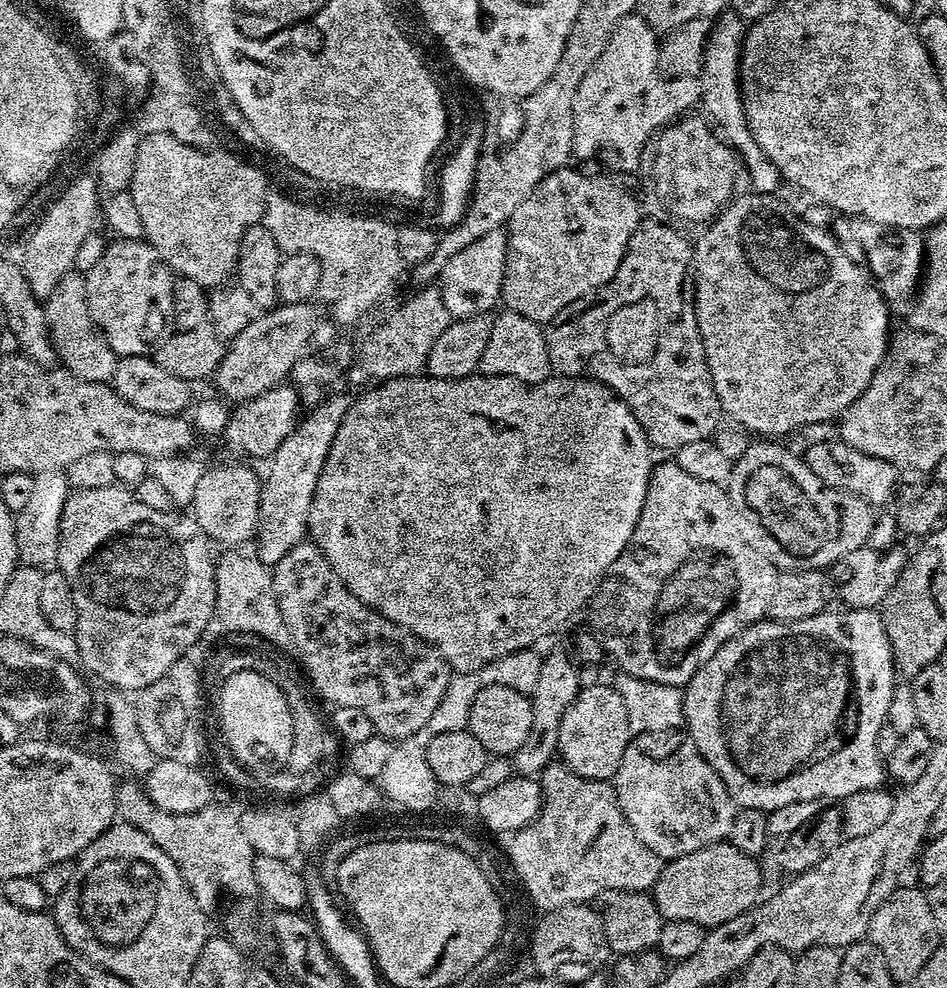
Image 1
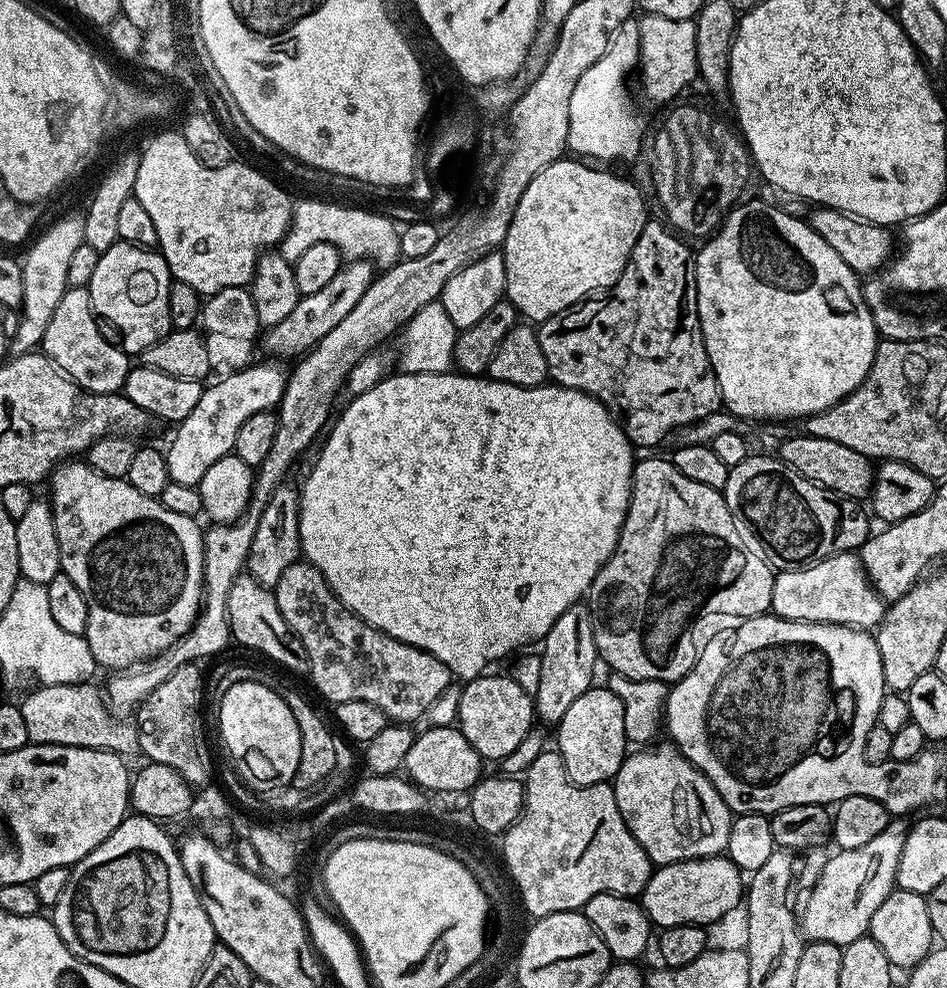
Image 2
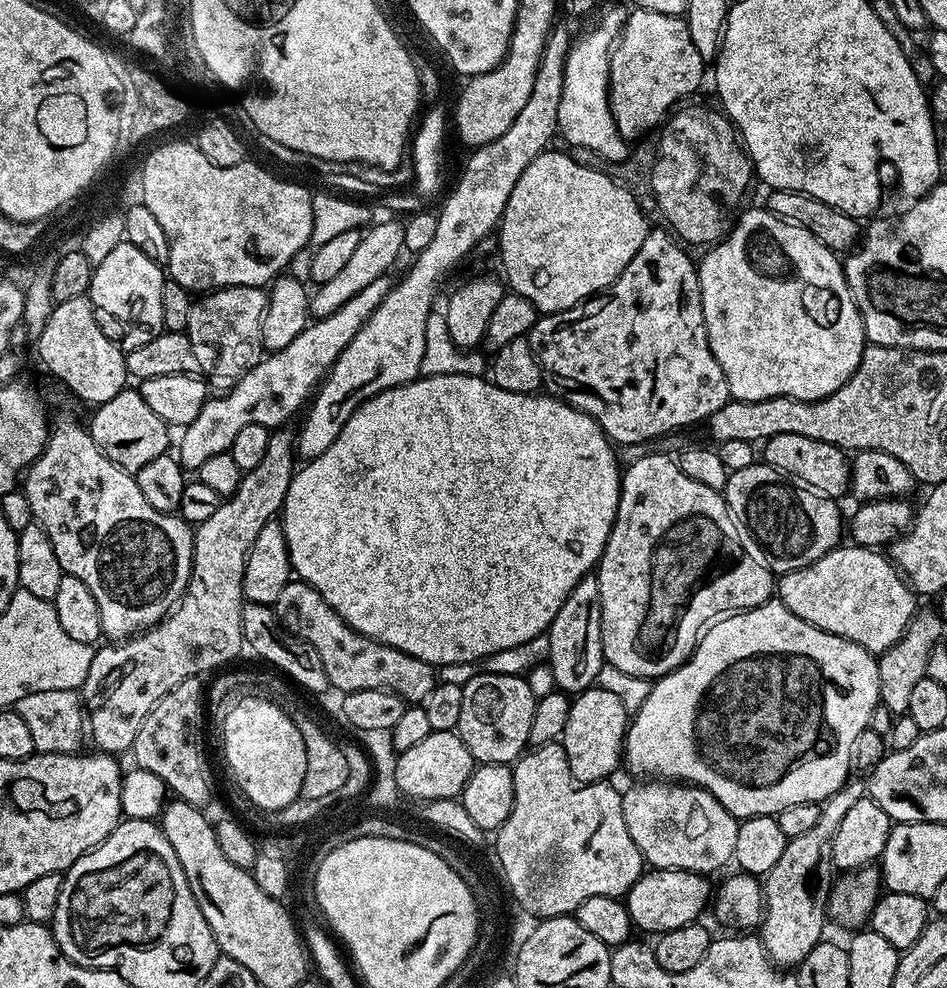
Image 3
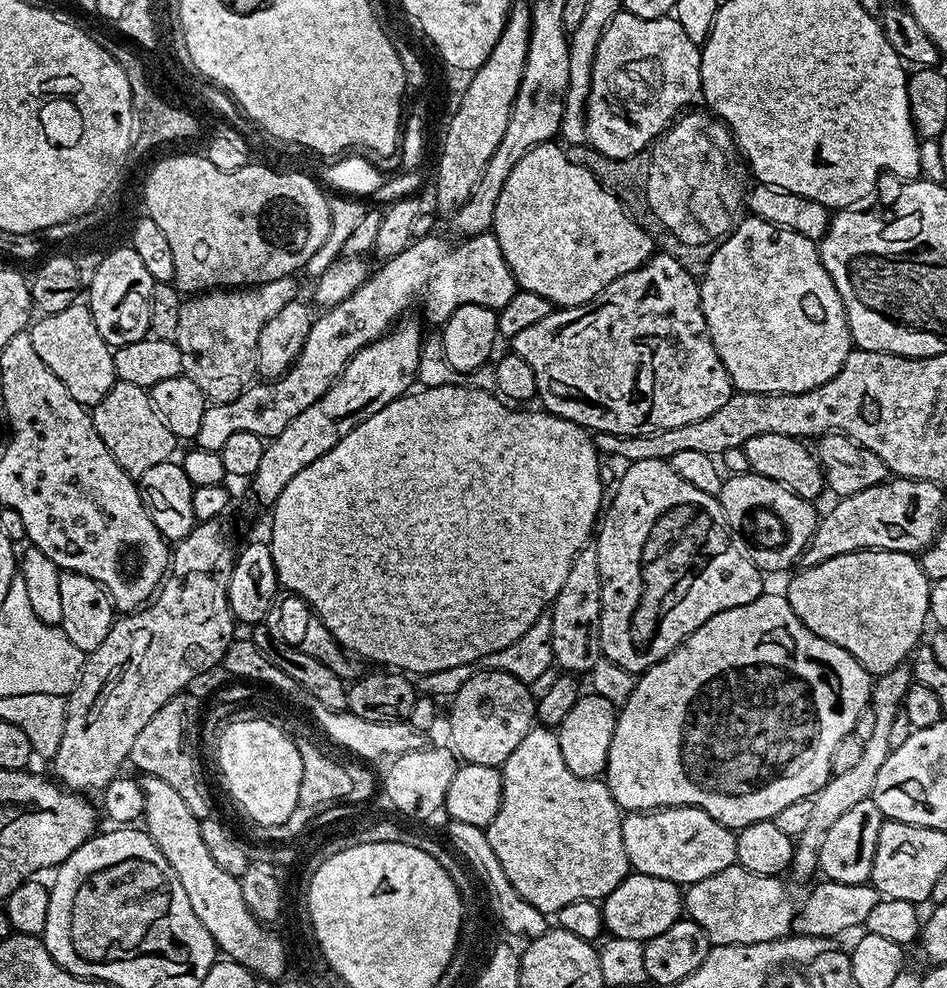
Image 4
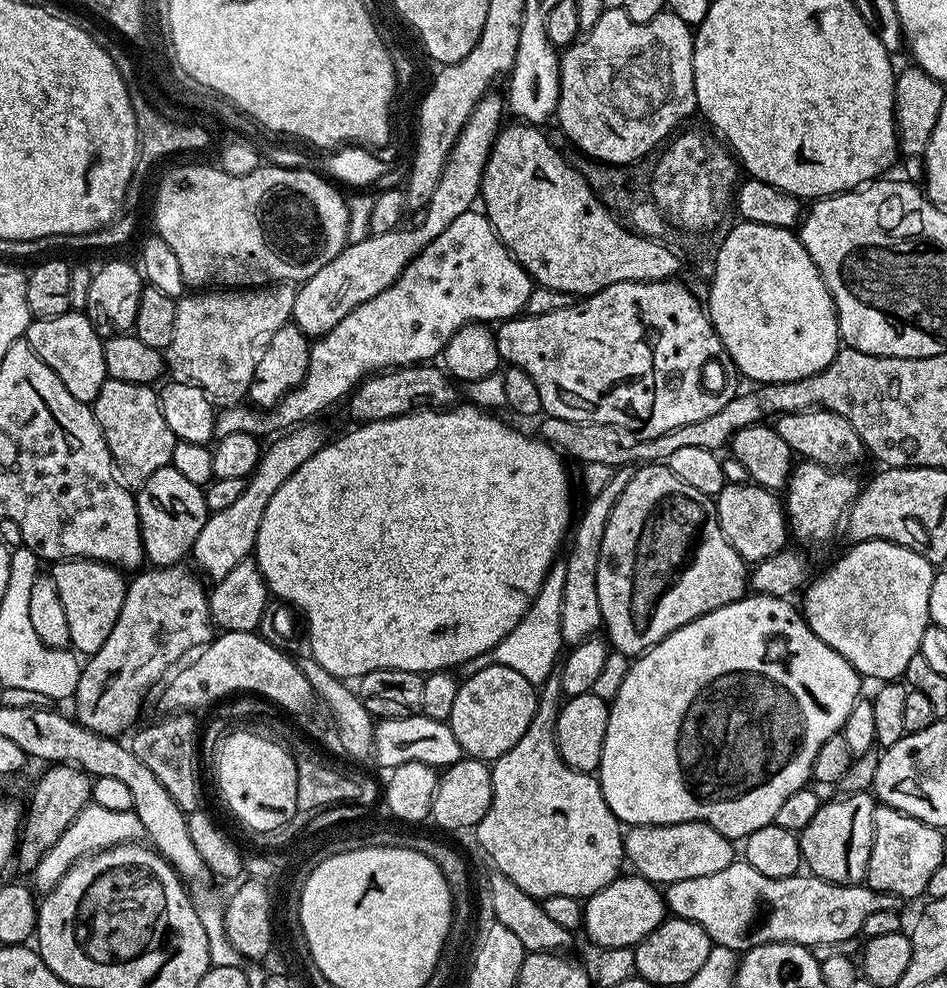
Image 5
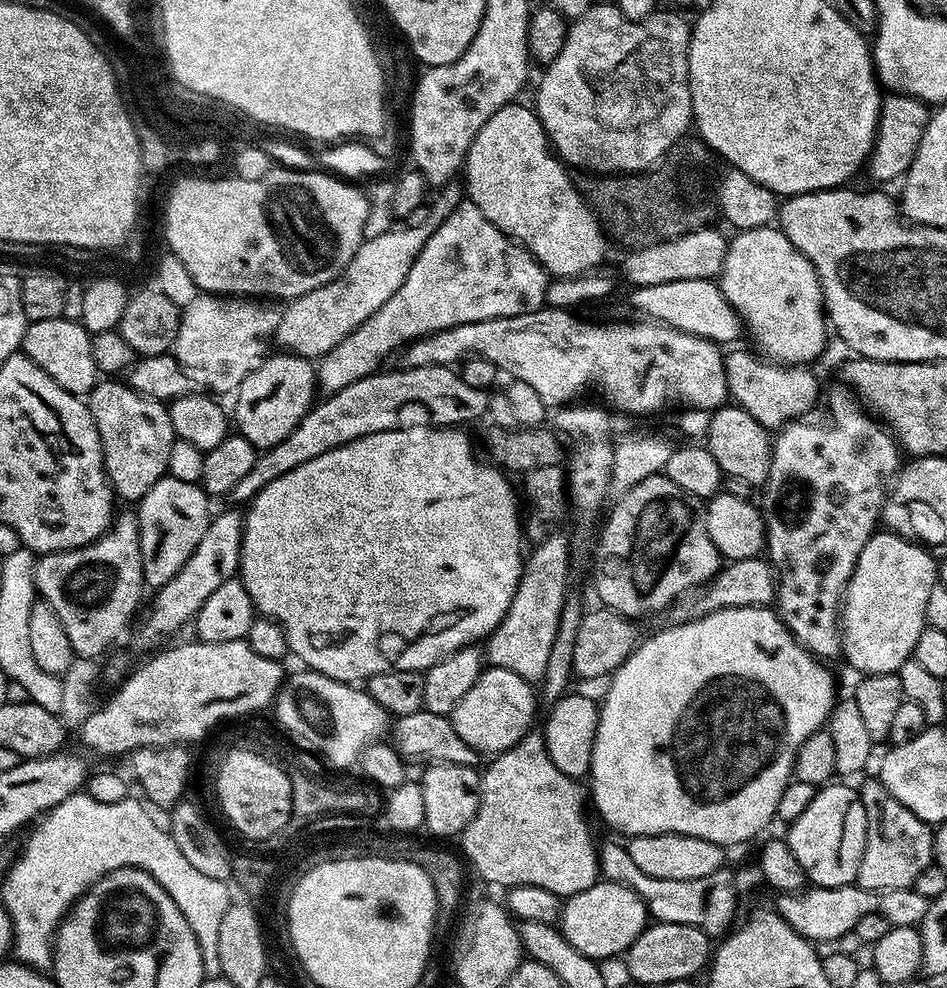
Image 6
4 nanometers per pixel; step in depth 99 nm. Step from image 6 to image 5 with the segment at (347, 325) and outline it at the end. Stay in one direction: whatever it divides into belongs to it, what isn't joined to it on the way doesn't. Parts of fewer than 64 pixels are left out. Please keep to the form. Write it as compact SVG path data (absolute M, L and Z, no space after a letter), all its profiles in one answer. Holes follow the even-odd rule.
M486 95L474 106L464 129L457 136L456 144L449 150L438 186L423 208L420 225L413 232L397 230L377 236L369 234L364 241L345 246L338 258L326 262L318 274L297 287L291 323L297 324L310 338L325 336L338 326L338 322L342 322L342 318L346 318L346 314L350 314L350 310L362 306L362 302L370 302L370 298L382 294L382 290L393 284L410 266L412 259L422 254L422 250L426 250L426 246L430 246L430 242L434 242L434 238L438 238L438 234L442 234L454 218L473 211L475 204L472 203L481 199L480 187L486 162L505 123L506 100L503 95L496 95Z

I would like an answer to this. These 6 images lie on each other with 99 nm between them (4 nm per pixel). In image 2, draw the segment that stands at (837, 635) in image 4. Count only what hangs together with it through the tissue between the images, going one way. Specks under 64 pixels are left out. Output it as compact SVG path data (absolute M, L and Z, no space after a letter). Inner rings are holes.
M841 552L834 556L817 559L803 566L792 566L789 572L775 573L776 581L772 591L771 611L784 620L809 620L811 624L846 624L849 628L875 630L884 623L886 601L878 588L869 580L869 575L861 563L859 555Z

